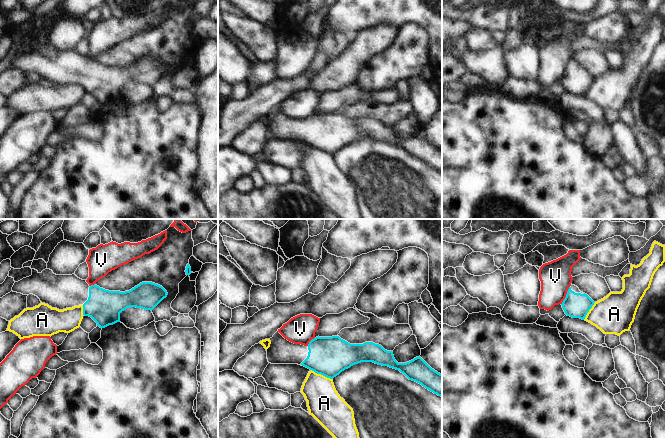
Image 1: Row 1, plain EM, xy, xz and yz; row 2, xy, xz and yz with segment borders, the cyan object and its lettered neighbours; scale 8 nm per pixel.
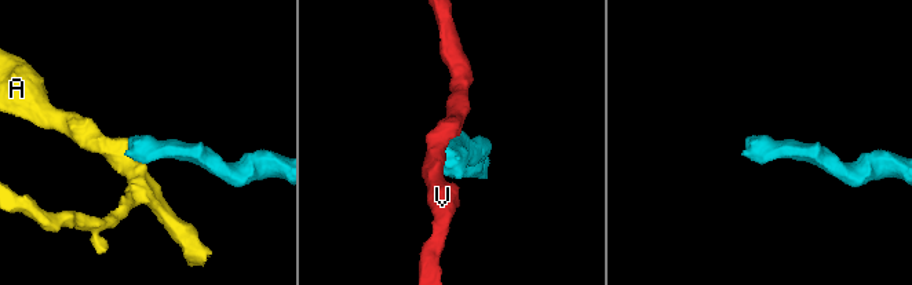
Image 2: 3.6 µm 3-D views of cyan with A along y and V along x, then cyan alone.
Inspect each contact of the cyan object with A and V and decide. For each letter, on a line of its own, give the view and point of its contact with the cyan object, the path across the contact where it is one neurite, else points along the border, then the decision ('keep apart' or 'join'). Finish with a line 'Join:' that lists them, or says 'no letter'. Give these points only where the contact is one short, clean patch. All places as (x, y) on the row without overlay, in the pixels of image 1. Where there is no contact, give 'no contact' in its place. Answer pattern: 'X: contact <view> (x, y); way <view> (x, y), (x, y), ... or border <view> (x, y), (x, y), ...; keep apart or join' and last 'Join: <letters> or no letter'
A: contact xz (322, 150); border xz (311, 145), (332, 155); keep apart
V: contact yz (566, 71); border yz (569, 62), (561, 80); keep apart
Join: no letter

